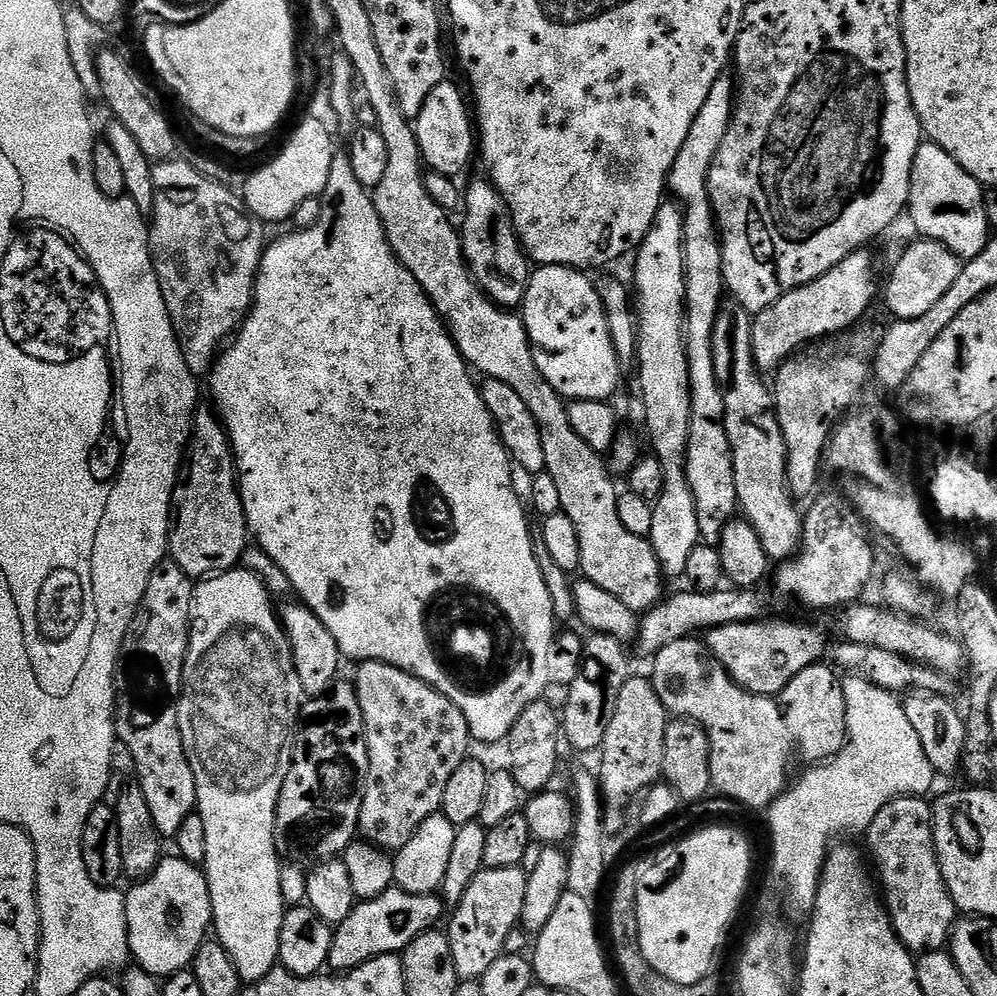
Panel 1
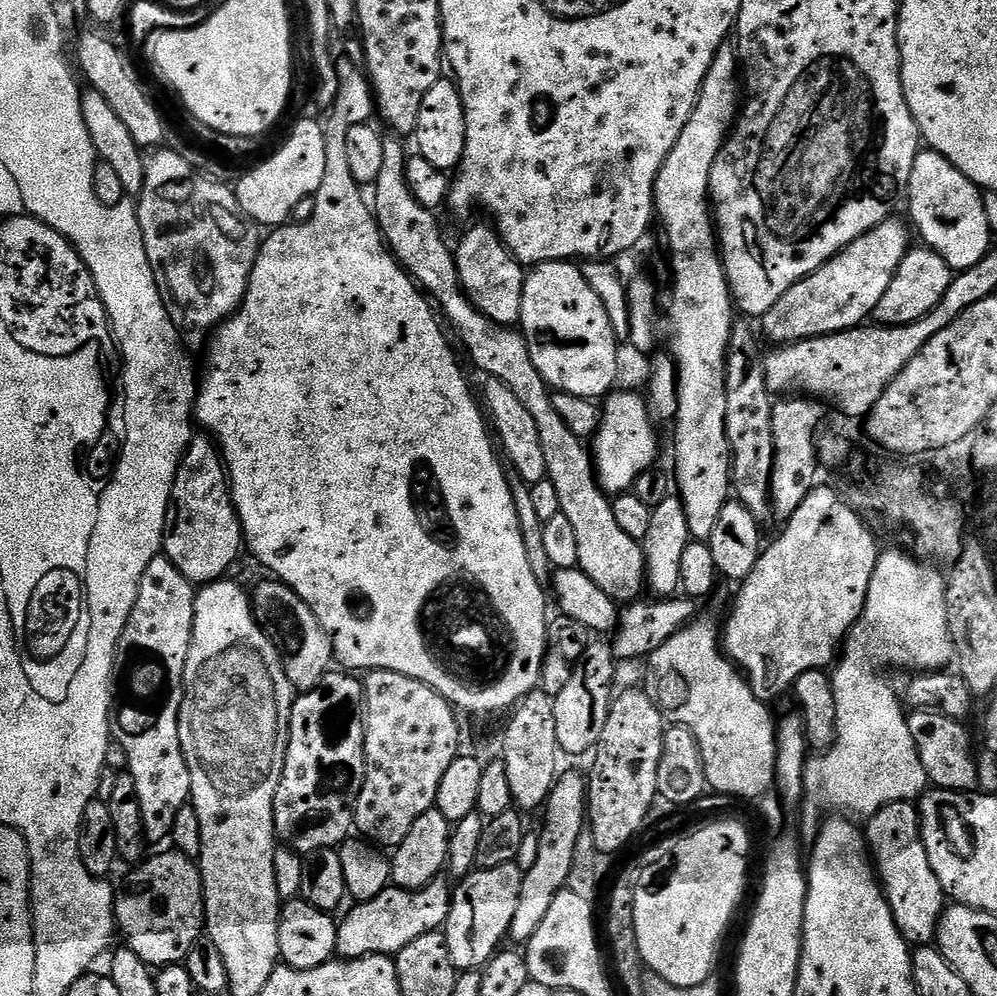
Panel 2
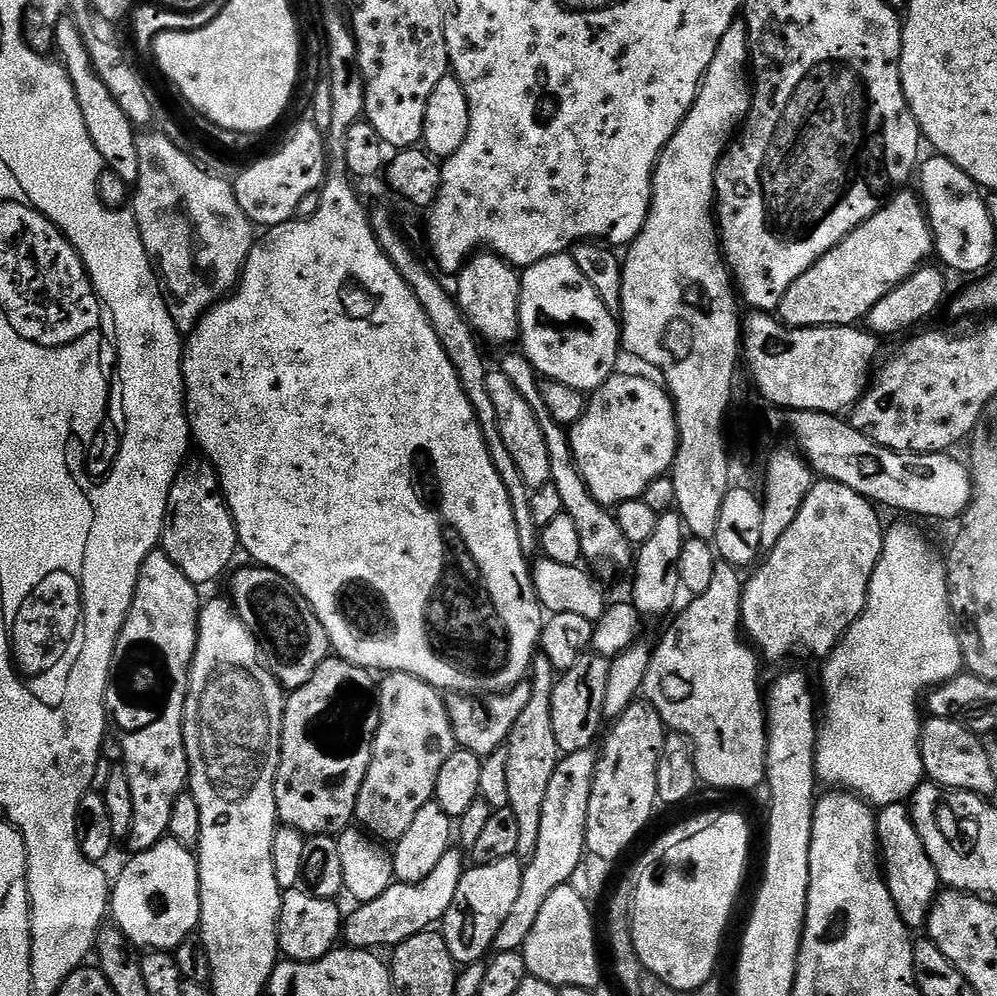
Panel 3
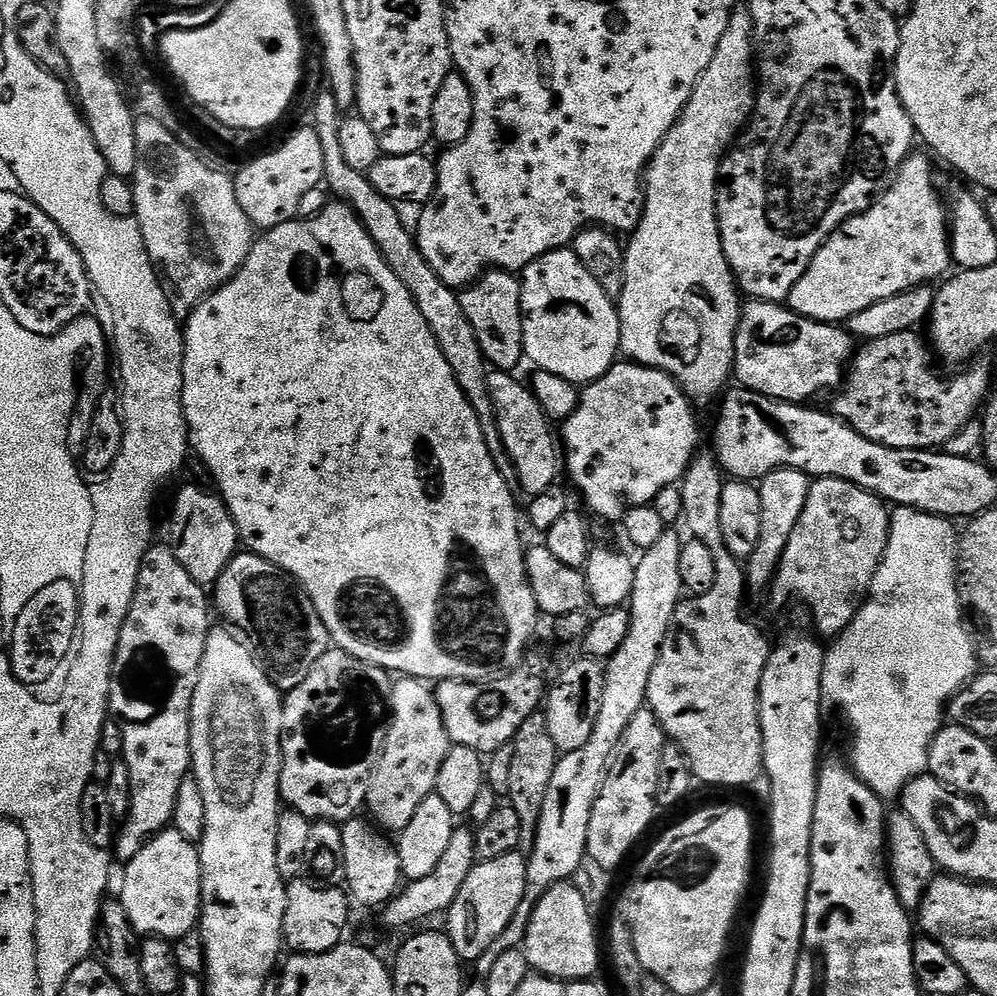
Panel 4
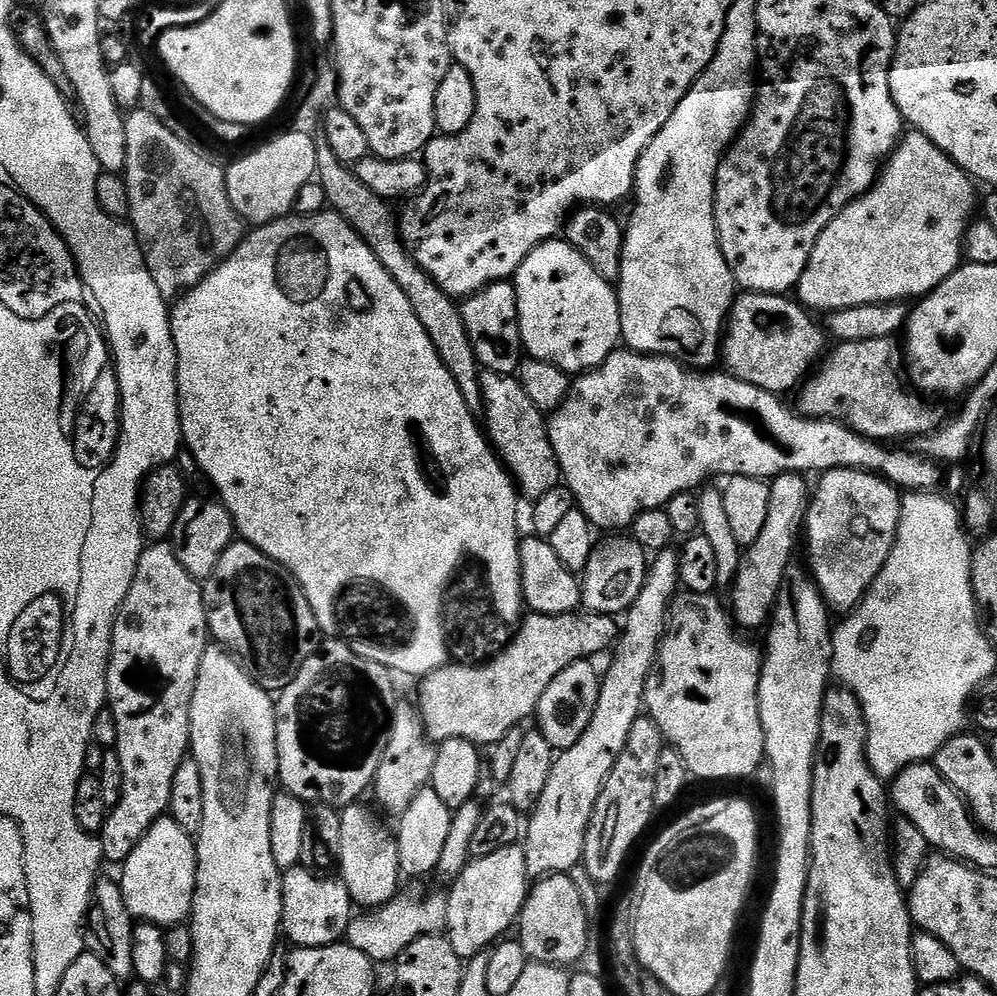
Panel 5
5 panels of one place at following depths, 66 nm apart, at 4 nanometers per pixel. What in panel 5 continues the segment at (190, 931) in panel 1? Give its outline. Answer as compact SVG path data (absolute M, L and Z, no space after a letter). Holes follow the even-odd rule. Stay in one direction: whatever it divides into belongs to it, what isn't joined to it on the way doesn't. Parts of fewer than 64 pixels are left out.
M165 814L134 846L134 854L122 865L124 877L118 883L130 914L145 924L171 926L185 923L192 915L196 889L196 841L193 833L182 830Z

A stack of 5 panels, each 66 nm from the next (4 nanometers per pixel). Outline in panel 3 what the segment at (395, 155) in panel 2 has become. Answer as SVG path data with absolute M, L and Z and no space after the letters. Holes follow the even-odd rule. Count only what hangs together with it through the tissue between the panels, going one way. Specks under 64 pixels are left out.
M519 351L512 352L501 364L498 364L499 371L514 382L518 394L530 402L530 410L536 412L542 426L542 434L546 438L546 450L550 450L550 474L551 484L558 489L558 495L562 498L564 513L570 518L574 518L574 526L578 526L578 538L582 538L582 557L587 560L609 560L612 564L631 565L634 560L634 548L618 530L618 522L615 515L609 509L604 508L590 494L586 482L582 482L582 474L578 474L578 466L574 462L572 453L572 442L565 425L554 422L550 416L550 410L546 410L546 402L542 398L540 389L541 377L533 368L527 356Z

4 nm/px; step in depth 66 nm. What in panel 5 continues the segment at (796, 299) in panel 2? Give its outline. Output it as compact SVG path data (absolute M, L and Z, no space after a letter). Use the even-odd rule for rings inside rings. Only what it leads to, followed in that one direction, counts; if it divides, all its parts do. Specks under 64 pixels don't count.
M915 130L905 131L901 135L900 143L892 151L892 156L888 159L887 164L884 165L880 179L876 181L874 187L865 196L860 196L858 199L853 200L851 204L845 206L832 219L830 226L826 226L826 230L822 230L822 234L810 254L810 262L806 262L806 270L802 270L802 278L798 281L794 289L799 303L813 313L824 312L823 314L831 314L841 312L847 308L853 308L854 306L912 302L917 298L927 296L928 293L934 291L940 284L946 282L955 271L959 270L962 261L965 259L964 242L968 235L968 229L974 220L972 211L975 208L977 211L978 208L978 196L976 200L975 187L977 188L977 185L974 183L972 177L968 173L963 172L942 150L938 150L938 146L934 146L934 142L930 142L930 138L926 138L921 132Z

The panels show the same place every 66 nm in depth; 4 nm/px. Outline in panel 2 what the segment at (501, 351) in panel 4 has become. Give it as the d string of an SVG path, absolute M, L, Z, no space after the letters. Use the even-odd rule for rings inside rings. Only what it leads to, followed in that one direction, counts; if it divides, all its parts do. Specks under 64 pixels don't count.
M491 223L474 225L461 238L460 245L455 245L454 255L460 286L468 296L468 301L494 322L509 326L519 325L526 268L504 245L495 227Z

